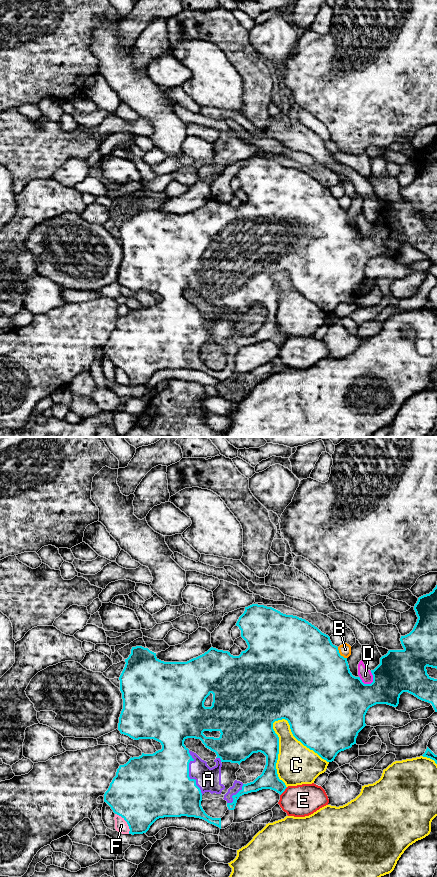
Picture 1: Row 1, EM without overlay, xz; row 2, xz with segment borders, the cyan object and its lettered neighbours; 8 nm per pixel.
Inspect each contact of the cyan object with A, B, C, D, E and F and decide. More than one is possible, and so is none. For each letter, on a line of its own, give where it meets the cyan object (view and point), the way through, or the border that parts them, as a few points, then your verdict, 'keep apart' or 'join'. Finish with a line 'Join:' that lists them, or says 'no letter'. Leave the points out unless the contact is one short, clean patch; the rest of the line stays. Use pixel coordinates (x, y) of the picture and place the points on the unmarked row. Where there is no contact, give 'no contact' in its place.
A: meets cyan in xz at (188, 325); join
B: meets cyan in xz at (339, 206); keep apart
C: meets cyan in xz at (296, 290); keep apart
D: meets cyan in xz at (365, 236); keep apart
E: meets cyan in xz at (284, 342); keep apart
F: meets cyan in xz at (126, 373); border along xz (115, 365), (126, 374), (129, 385); keep apart
Join: A

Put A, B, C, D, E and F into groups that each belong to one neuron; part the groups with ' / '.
A / B / C / D / E / F

